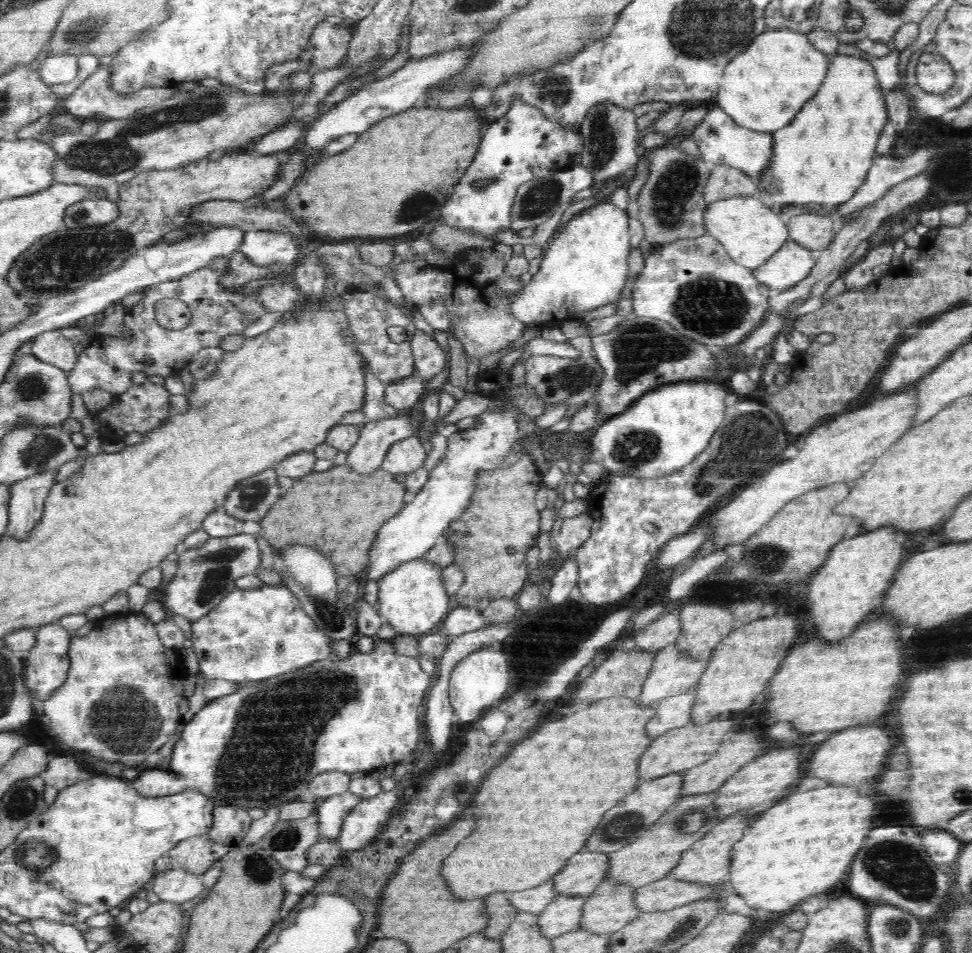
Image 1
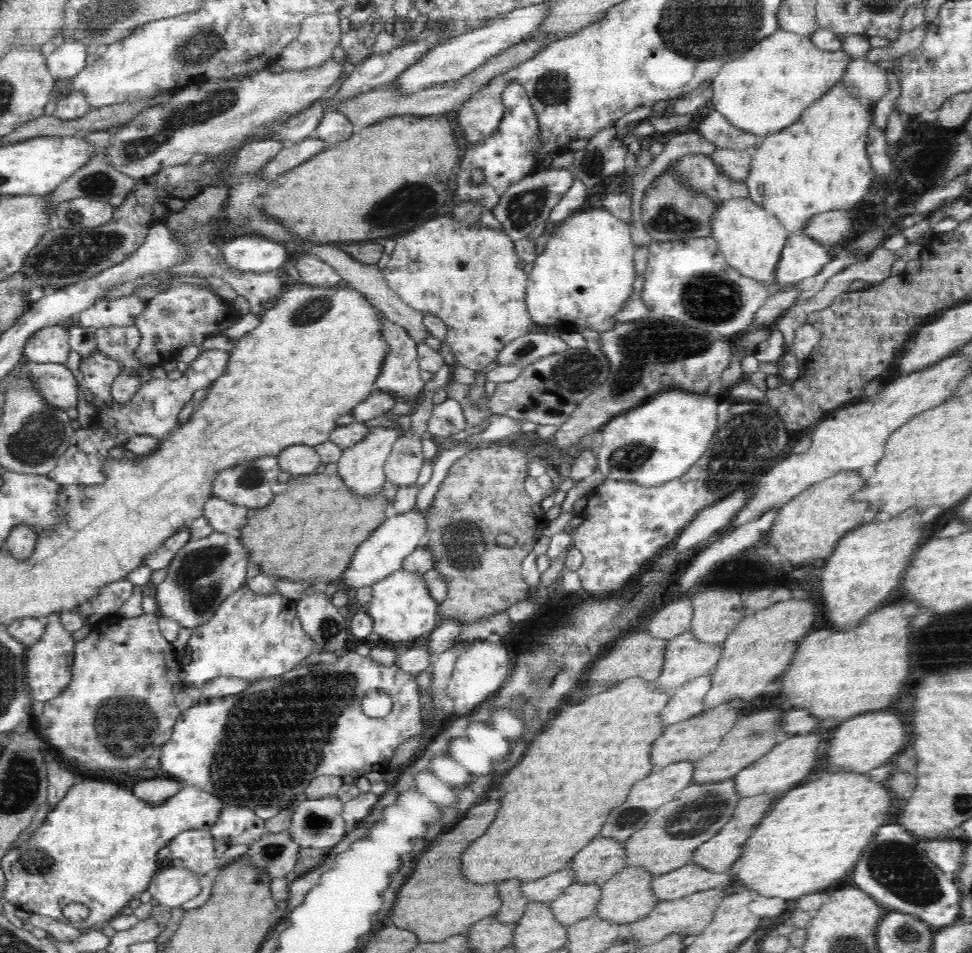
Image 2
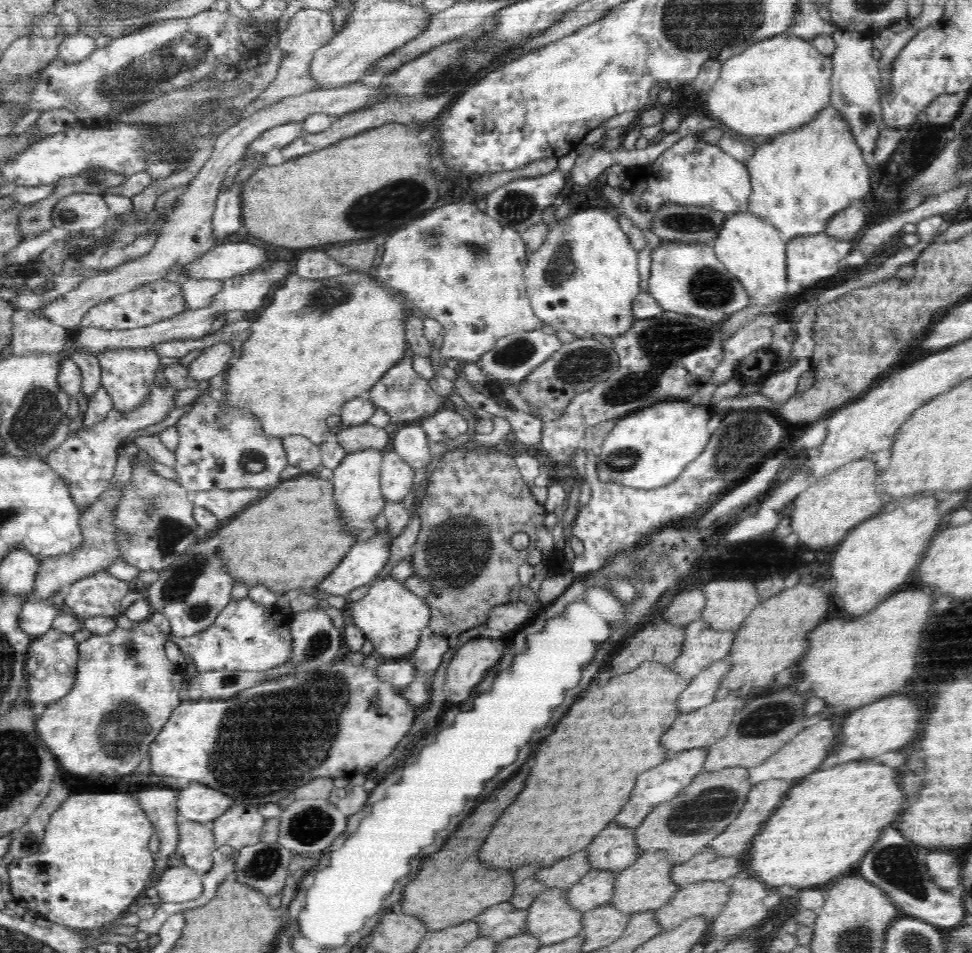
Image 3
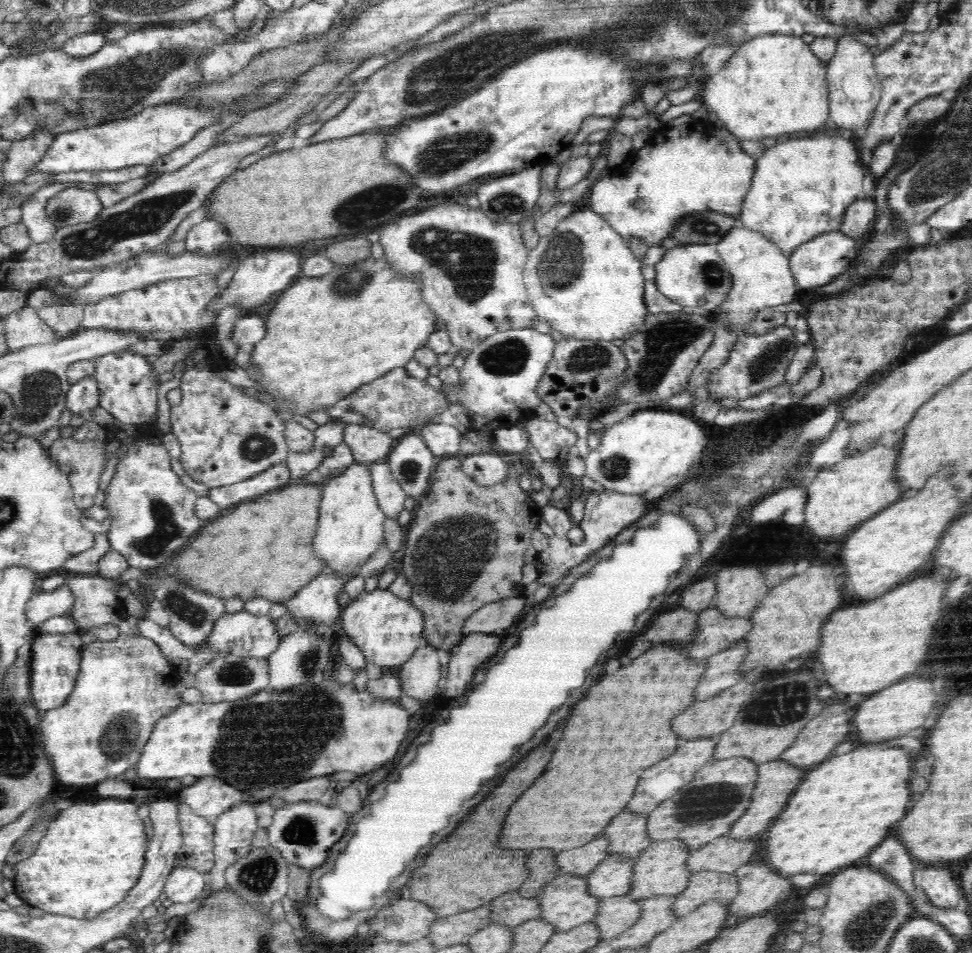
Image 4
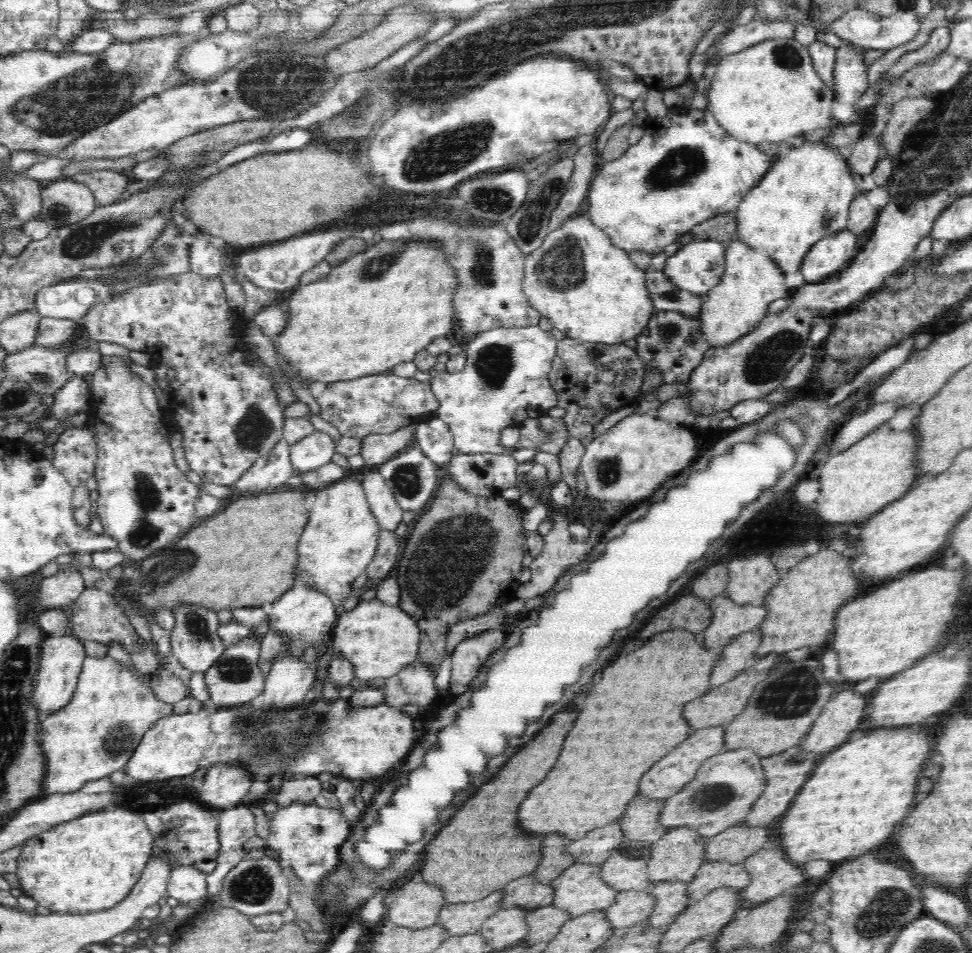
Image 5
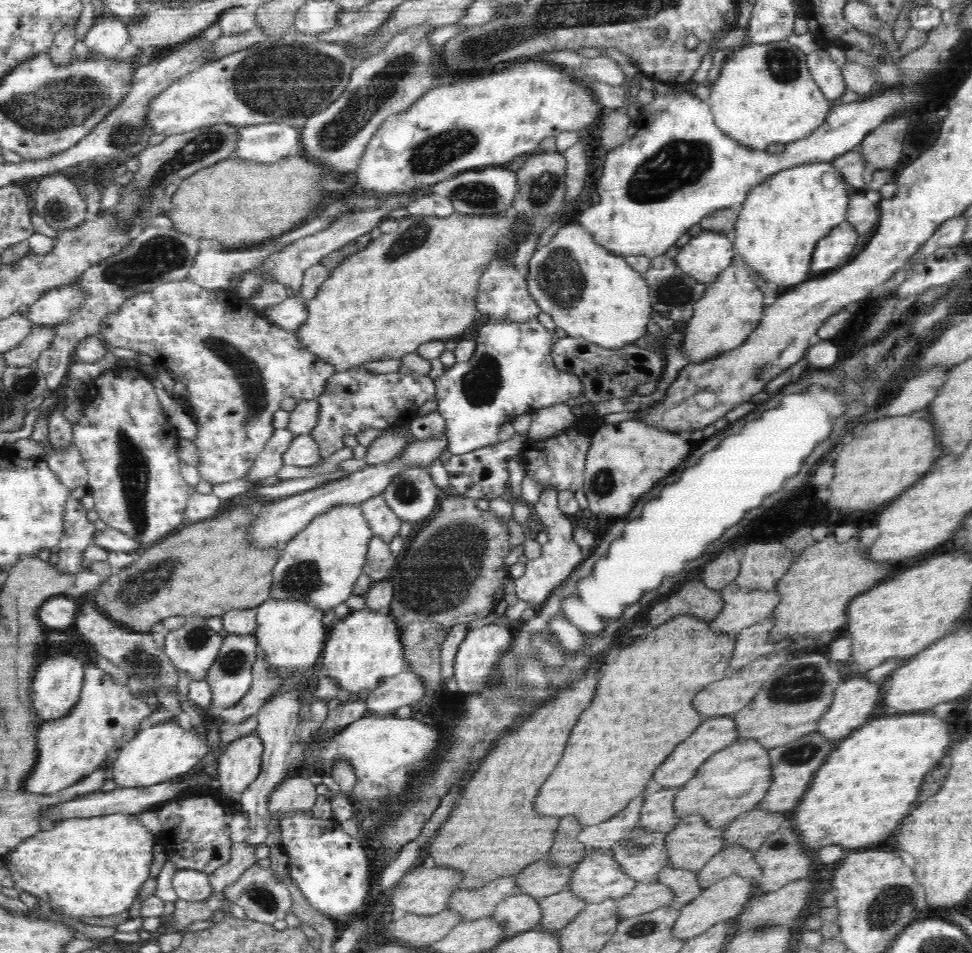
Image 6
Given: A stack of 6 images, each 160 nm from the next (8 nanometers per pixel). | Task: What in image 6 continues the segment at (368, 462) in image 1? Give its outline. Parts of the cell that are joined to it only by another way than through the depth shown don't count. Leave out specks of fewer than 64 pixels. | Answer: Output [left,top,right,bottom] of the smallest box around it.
[272,504,374,613]

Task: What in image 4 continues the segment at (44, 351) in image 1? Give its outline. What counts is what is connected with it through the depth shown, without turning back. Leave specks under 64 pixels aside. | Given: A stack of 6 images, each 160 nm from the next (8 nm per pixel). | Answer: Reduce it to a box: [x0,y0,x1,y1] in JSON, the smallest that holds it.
[5,306,58,351]

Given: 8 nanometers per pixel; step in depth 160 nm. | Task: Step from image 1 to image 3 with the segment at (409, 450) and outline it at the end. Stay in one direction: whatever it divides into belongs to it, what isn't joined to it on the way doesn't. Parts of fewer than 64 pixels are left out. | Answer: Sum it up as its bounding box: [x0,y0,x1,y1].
[376,202,542,502]

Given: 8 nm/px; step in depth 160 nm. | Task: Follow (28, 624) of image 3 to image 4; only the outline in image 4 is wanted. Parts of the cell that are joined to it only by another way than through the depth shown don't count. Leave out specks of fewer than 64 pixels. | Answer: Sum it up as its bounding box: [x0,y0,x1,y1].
[25,573,74,632]

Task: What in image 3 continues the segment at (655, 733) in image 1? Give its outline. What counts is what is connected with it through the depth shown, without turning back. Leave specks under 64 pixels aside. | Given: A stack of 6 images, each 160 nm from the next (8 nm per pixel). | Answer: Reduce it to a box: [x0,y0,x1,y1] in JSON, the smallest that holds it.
[676,658,732,714]

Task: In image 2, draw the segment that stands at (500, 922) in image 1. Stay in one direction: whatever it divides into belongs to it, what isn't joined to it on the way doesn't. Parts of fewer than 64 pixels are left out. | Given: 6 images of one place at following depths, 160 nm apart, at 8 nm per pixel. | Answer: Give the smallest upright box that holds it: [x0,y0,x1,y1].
[494,879,529,924]

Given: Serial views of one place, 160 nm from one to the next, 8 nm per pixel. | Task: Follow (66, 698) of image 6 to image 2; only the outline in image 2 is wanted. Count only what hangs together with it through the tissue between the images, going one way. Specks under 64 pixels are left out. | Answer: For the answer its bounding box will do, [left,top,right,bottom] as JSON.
[26,612,76,702]

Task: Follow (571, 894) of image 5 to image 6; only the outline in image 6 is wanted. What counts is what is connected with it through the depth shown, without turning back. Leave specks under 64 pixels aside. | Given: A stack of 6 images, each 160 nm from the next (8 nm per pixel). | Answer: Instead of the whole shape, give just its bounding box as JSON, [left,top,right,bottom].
[567,851,637,904]

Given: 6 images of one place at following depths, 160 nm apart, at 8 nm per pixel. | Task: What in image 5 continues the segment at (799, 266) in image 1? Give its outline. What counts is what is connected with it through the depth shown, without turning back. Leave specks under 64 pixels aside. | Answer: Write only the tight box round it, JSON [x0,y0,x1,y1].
[800,228,860,283]

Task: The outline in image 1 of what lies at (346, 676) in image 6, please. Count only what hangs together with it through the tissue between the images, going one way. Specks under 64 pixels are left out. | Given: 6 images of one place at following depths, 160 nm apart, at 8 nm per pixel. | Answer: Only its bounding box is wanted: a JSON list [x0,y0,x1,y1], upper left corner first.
[376,558,451,636]

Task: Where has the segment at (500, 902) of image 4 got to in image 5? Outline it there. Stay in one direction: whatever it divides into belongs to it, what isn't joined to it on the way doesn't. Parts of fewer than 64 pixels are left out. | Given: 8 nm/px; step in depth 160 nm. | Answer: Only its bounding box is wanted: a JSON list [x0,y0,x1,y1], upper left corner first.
[501,874,553,911]

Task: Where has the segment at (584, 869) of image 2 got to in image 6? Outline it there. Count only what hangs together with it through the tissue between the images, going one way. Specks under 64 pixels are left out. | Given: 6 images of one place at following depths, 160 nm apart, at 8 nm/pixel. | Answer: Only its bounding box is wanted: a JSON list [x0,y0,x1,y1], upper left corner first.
[637,786,682,833]

